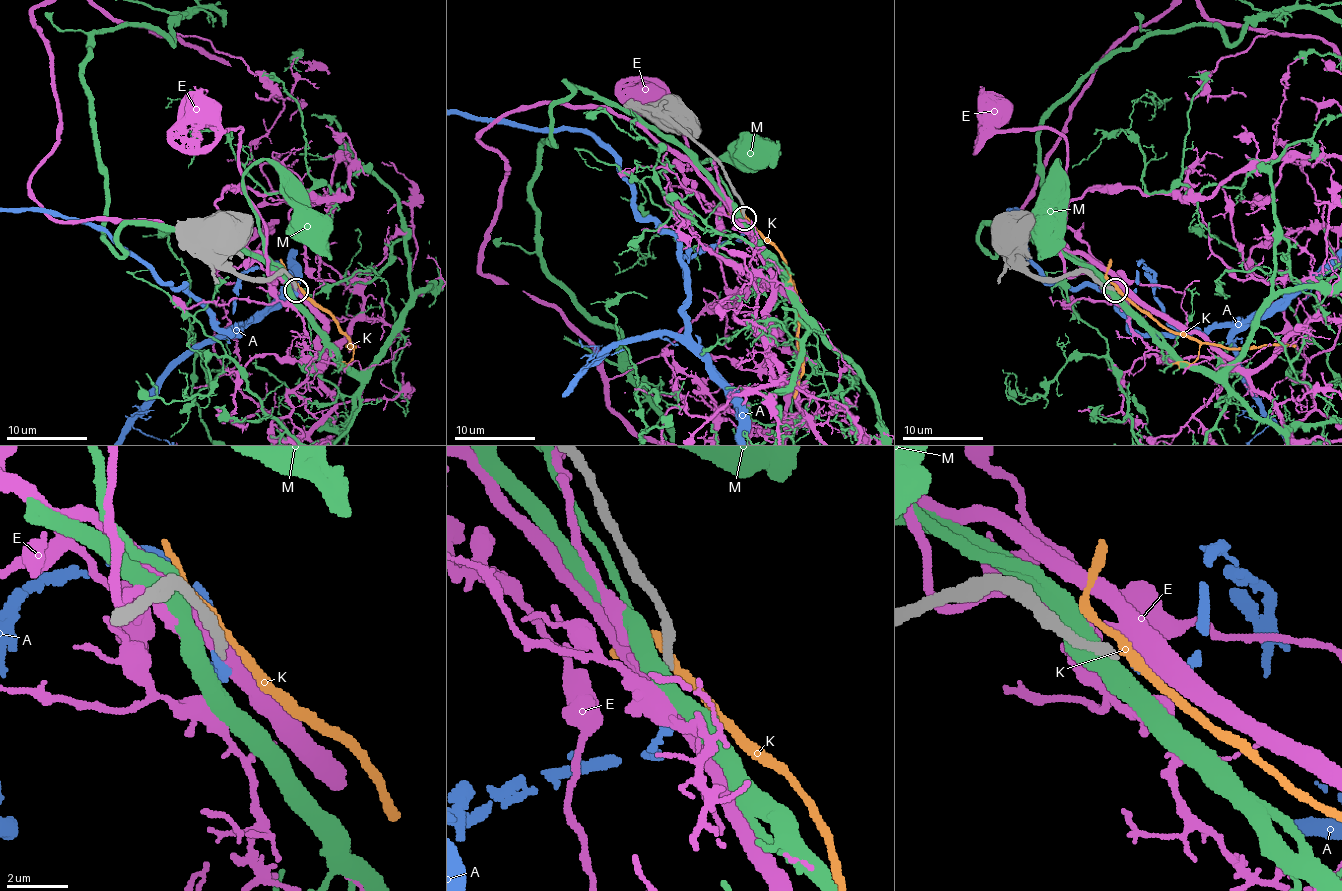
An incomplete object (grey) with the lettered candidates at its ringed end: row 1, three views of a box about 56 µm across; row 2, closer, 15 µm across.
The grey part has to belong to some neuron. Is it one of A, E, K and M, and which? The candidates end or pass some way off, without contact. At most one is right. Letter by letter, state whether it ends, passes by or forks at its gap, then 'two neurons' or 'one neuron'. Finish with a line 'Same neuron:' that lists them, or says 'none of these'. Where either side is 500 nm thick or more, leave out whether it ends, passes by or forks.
A: it ends there; one neuron
E: it passes by; two neurons
K: it passes by; two neurons
M: two neurons
Same neuron: A

